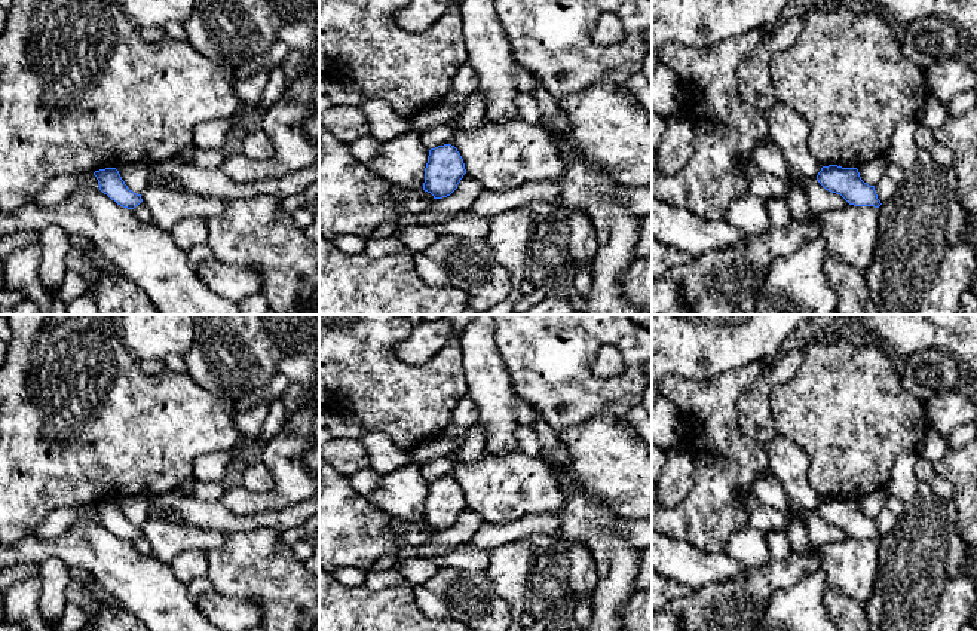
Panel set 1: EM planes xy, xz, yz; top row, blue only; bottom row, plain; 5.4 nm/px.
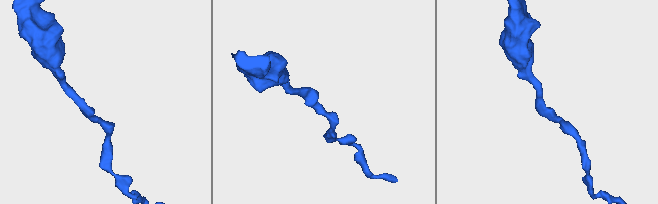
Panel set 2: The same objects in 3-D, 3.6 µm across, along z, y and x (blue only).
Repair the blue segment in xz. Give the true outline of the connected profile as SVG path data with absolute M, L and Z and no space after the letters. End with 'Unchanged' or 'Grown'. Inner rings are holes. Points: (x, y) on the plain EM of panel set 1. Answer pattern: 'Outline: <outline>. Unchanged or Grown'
Outline: M451 477L438 478L429 483L425 500L423 523L434 532L450 529L466 506L463 491Z. Unchanged

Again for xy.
Outline: M116 500L95 503L94 508L98 512L99 523L117 537L134 542L143 534L141 527L128 521Z. Unchanged

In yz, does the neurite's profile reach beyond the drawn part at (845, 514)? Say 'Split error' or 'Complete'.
Complete

